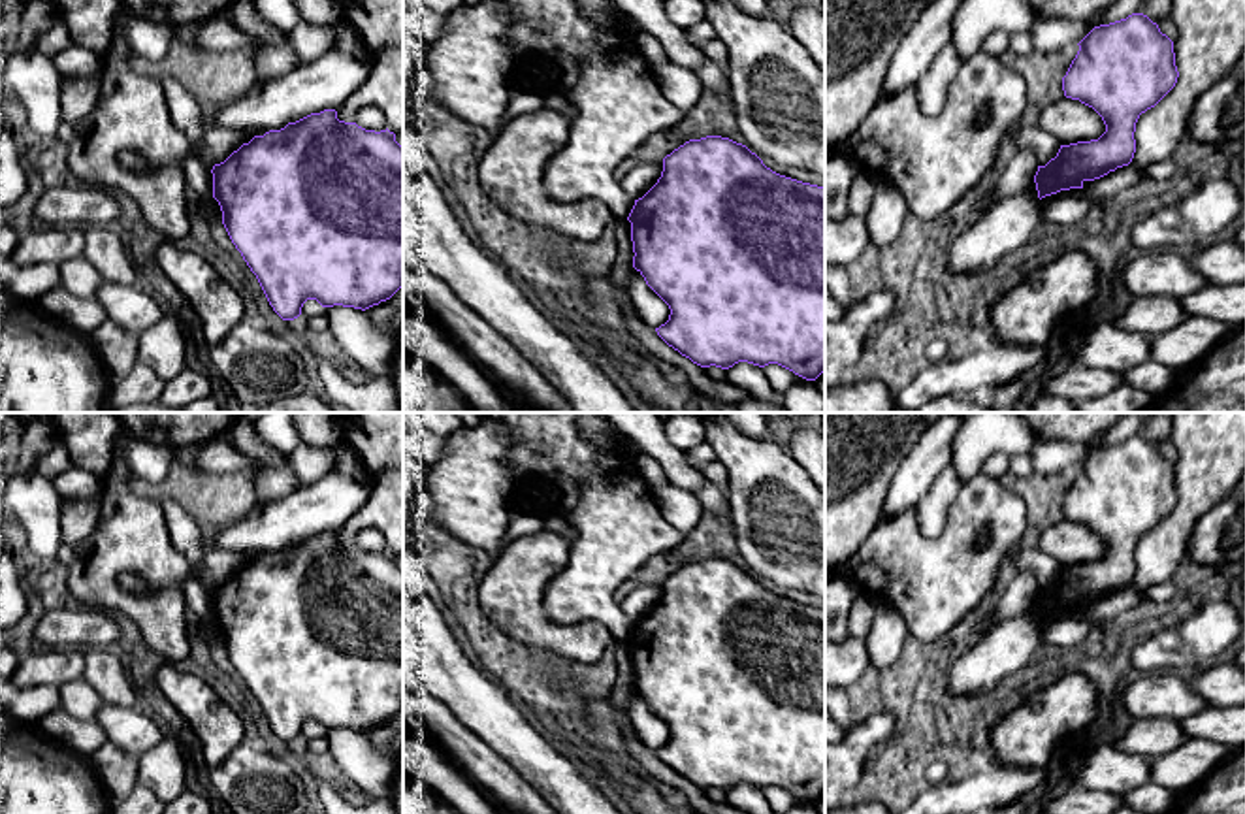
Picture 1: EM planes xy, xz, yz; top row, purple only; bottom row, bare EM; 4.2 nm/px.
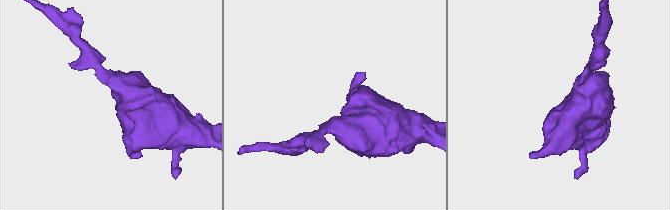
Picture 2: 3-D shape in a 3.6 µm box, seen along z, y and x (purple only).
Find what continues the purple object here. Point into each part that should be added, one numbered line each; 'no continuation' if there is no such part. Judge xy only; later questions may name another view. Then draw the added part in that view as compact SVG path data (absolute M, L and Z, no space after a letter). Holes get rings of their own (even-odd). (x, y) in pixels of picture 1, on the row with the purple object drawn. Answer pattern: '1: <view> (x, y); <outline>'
no continuation

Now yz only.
no continuation

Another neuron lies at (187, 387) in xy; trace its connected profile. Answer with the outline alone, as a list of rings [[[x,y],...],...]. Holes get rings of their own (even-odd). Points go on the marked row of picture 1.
[[[185,367],[179,375],[166,381],[160,403],[185,409],[196,399],[218,394],[218,381],[209,371]]]

